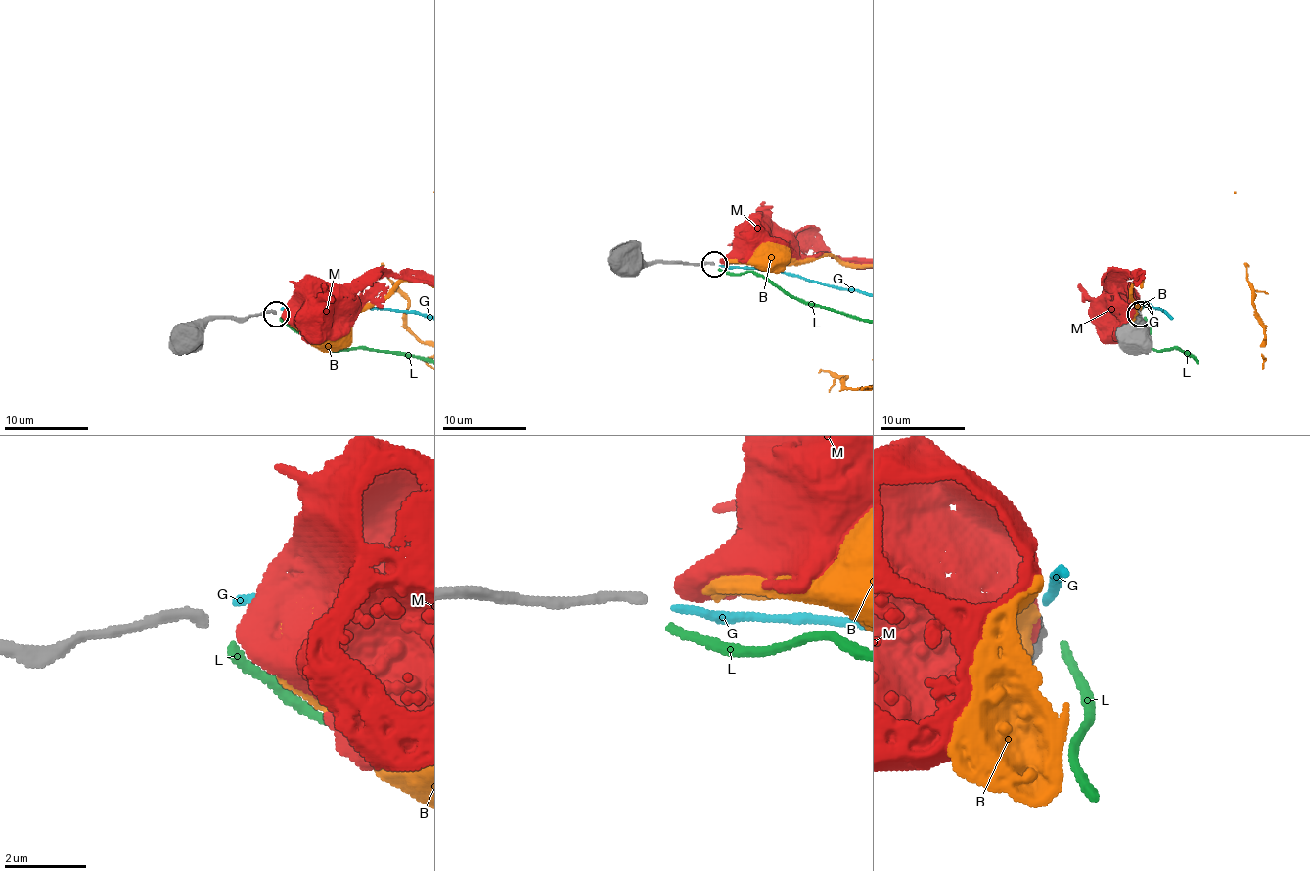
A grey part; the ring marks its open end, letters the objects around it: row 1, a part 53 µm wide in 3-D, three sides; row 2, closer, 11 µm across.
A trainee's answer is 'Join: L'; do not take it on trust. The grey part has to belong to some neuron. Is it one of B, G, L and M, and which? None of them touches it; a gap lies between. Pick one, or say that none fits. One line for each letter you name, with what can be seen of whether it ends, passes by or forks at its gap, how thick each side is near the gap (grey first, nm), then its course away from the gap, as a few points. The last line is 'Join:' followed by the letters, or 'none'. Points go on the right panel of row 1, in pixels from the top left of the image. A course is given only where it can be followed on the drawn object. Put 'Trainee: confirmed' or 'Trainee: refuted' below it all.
L: it ends | 240/200 nm
Join: L
Trainee: confirmed

